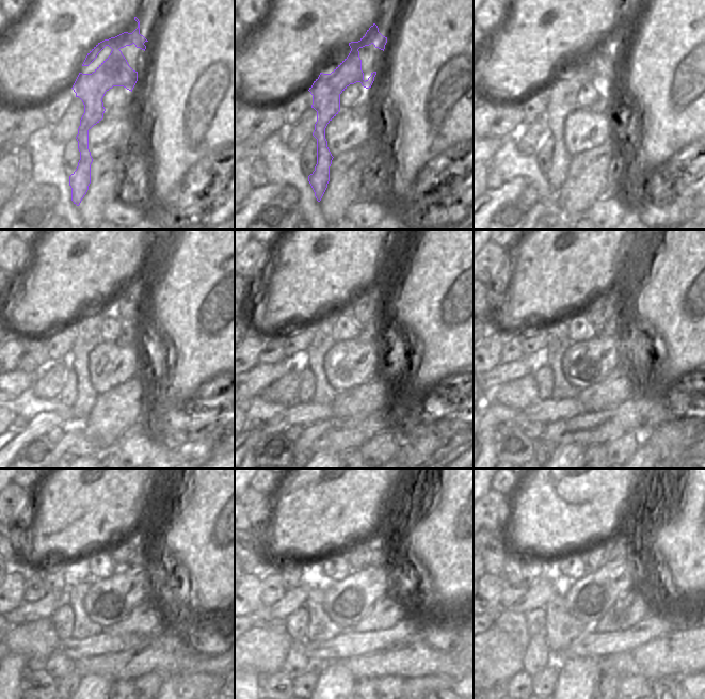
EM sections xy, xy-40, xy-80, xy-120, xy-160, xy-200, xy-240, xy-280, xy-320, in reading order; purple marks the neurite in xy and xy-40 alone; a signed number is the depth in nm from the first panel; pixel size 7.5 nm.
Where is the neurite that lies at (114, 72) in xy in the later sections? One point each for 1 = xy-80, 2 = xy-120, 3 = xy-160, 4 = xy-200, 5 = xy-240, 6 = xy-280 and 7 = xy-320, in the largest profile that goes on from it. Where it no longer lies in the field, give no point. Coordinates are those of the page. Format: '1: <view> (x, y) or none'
1: xy-80 (563, 93)
2: xy-120 (87, 329)
3: xy-160 (322, 340)
4: xy-200 (559, 342)
5: xy-240 (83, 626)
6: xy-280 (321, 628)
7: xy-320 (561, 628)

